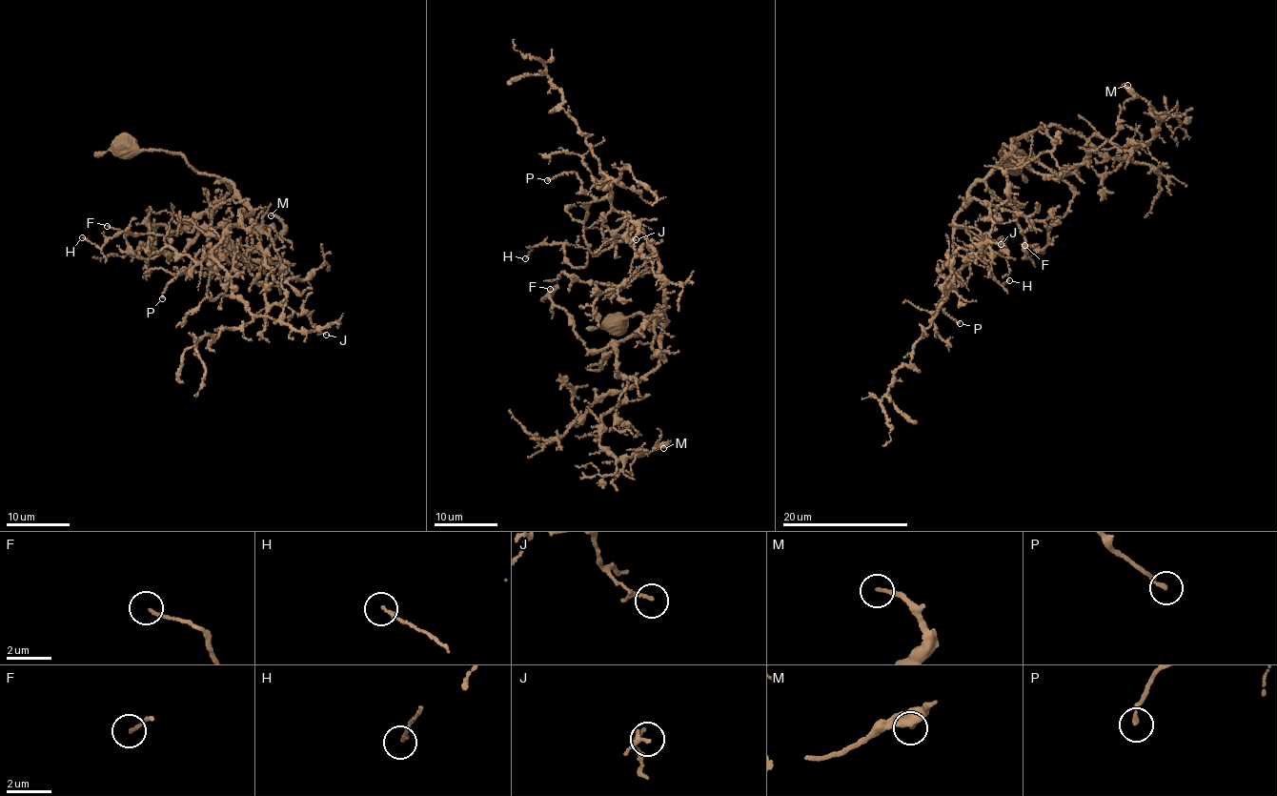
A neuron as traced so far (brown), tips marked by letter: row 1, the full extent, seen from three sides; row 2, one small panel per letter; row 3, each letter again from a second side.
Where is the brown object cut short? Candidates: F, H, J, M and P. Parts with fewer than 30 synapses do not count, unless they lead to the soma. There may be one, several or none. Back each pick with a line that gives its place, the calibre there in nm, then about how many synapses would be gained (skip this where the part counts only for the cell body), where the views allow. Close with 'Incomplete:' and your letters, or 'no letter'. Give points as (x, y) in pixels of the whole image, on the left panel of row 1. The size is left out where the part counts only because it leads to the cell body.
Incomplete: no letter

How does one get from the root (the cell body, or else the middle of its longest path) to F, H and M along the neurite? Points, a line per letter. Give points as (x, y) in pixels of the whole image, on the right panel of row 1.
F: (1010, 162), (1000, 154), (1013, 139), (1073, 194), (1047, 245), (1024, 245)
H: (1010, 162), (1000, 154), (1013, 139), (955, 216), (946, 265), (954, 273), (1002, 237), (986, 263), (1009, 280)
M: (1010, 162), (1000, 154), (1003, 145), (1046, 126), (1098, 133), (1128, 151), (1145, 144), (1162, 121), (1127, 85)

